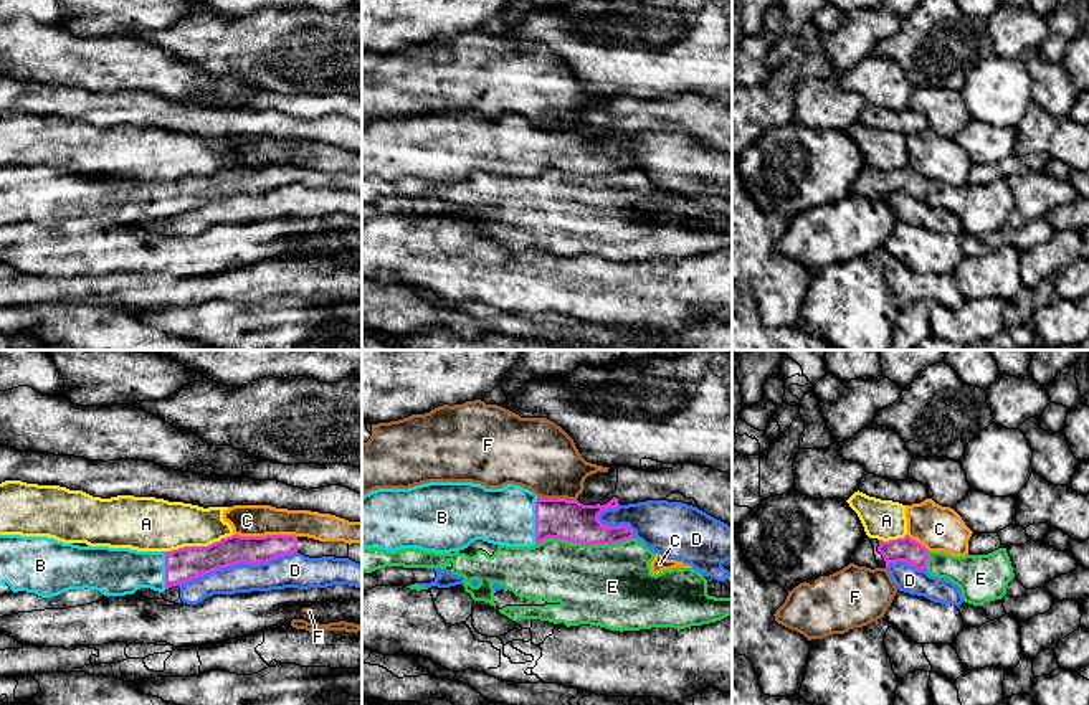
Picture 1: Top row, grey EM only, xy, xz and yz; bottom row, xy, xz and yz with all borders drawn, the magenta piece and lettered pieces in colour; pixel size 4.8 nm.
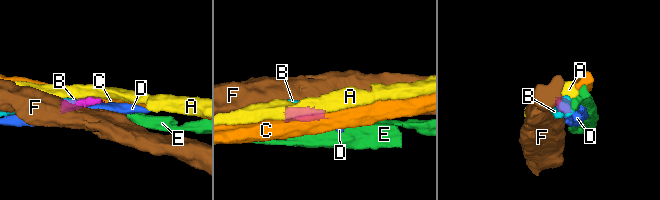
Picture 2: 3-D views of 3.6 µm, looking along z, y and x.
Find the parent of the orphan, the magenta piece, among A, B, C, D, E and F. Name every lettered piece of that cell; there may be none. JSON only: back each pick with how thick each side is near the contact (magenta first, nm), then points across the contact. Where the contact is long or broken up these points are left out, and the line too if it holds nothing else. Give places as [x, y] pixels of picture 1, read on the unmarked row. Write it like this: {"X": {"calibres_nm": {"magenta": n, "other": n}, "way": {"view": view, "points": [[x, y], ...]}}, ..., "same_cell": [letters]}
{"B": {"calibres_nm": {"magenta": 200, "other": 280}, "way": {"view": "xz", "points": [[562, 149], [536, 151], [506, 146]]}}, "same_cell": ["B"]}

